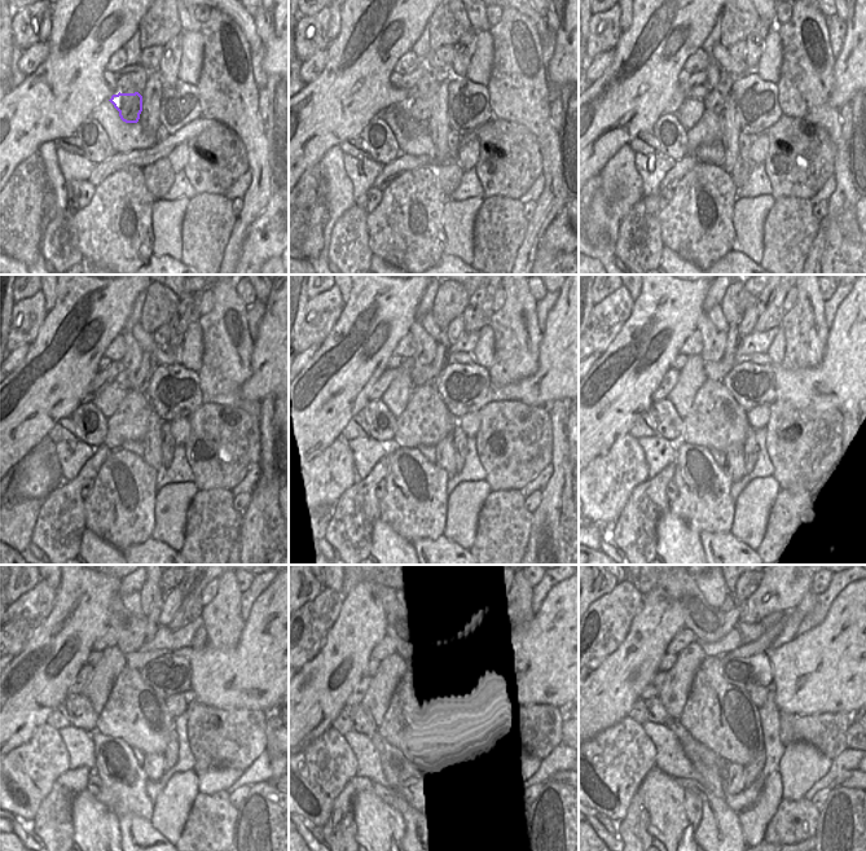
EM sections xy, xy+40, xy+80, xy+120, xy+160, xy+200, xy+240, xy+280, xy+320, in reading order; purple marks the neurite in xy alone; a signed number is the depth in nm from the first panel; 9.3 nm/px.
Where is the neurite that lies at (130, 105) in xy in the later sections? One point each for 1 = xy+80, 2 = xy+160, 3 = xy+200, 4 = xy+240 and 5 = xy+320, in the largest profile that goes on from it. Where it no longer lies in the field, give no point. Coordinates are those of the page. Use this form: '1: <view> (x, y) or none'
1: xy+80 (715, 101)
2: xy+160 (440, 359)
3: xy+200 (733, 337)
4: xy+240 (158, 595)
5: xy+320 (738, 604)

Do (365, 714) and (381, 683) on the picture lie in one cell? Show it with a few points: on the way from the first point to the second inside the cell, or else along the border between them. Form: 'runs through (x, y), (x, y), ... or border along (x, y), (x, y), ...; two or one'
border along (363, 698), (377, 727); two

